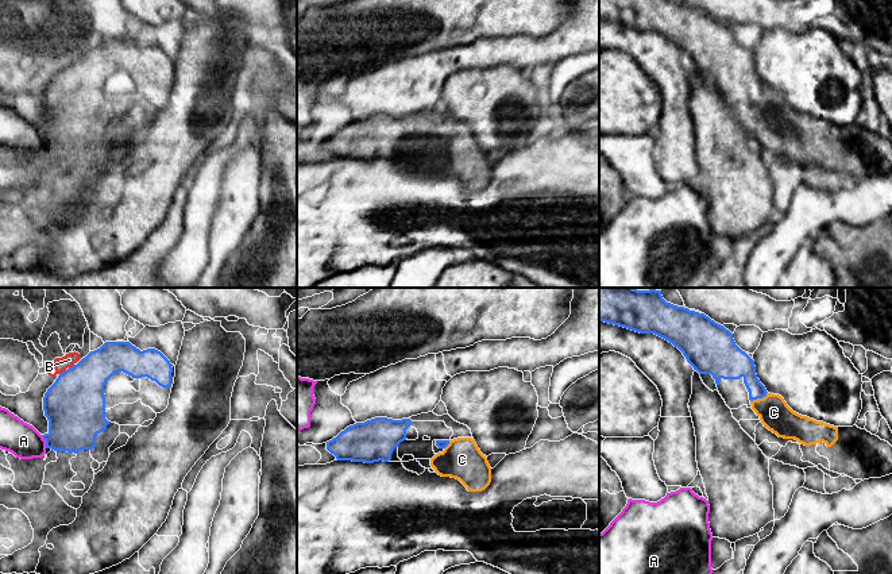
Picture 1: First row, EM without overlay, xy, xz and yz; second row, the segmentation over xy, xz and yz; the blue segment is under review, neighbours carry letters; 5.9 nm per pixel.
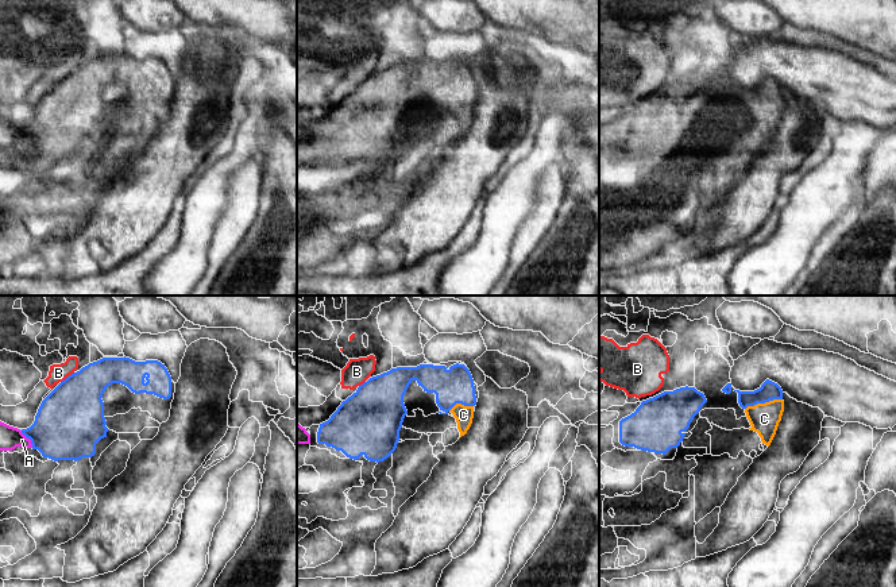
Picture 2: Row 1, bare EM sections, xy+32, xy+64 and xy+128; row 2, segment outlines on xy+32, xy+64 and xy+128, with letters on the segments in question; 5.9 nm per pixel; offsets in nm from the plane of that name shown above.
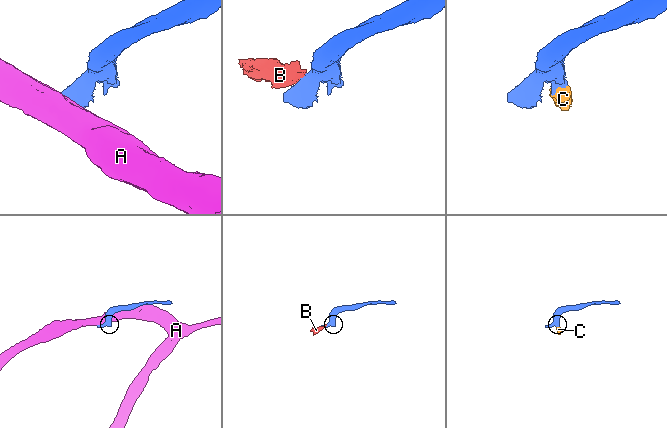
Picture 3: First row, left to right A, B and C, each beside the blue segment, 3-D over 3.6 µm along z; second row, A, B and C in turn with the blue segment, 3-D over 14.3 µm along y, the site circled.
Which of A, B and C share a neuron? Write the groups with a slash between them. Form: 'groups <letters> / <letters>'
groups A / B / C

